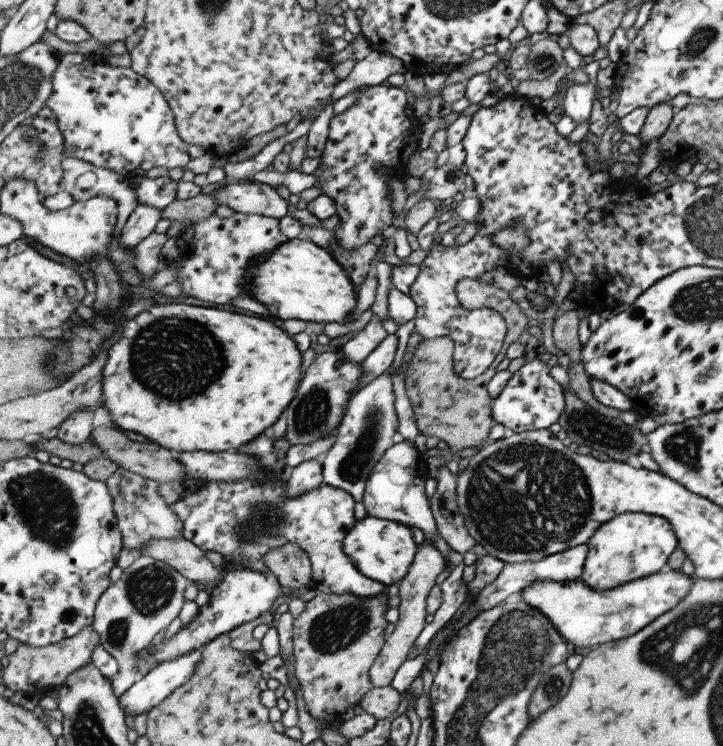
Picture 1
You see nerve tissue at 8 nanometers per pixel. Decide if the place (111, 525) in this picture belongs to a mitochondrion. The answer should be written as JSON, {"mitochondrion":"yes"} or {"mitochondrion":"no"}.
{"mitochondrion":"no"}

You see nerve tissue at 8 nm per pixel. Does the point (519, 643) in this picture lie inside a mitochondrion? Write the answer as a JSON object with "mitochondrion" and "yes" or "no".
{"mitochondrion":"yes"}

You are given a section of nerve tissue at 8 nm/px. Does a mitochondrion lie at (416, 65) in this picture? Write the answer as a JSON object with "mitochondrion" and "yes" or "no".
{"mitochondrion":"no"}

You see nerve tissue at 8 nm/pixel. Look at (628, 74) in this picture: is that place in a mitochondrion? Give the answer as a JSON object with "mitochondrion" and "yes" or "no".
{"mitochondrion":"no"}

